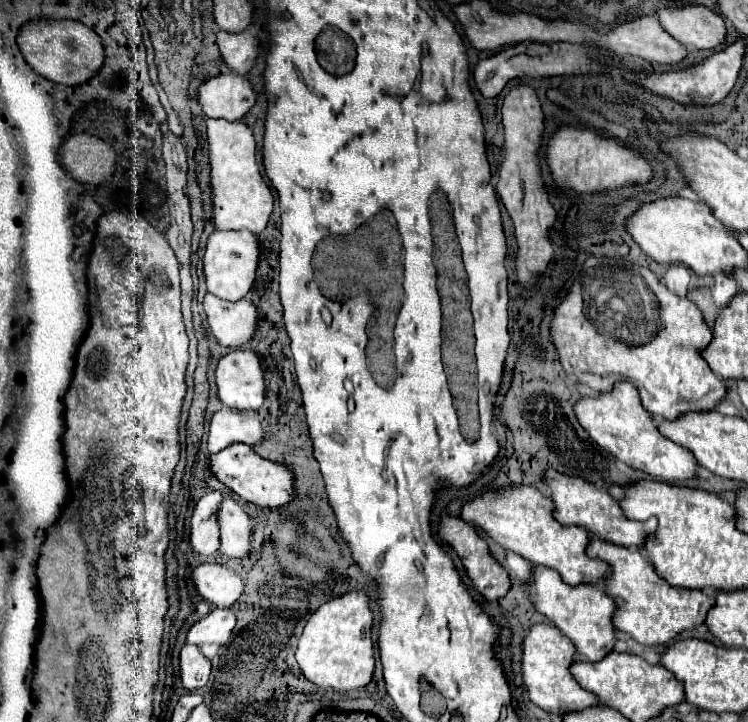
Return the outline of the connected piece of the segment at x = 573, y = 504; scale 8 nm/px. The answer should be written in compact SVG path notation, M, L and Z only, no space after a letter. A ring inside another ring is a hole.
M548 469L544 473L542 481L552 489L550 497L552 497L552 503L554 503L554 515L560 523L582 525L592 535L596 535L598 539L604 539L604 541L610 541L610 543L622 545L622 547L636 547L636 549L642 549L642 541L644 541L646 533L650 535L656 529L656 521L646 521L642 525L638 521L628 519L624 515L624 511L618 507L618 503L606 491L594 489L588 481L584 481L580 477L562 475L554 469Z

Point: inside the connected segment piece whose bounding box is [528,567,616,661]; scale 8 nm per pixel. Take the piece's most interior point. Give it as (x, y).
(583, 612)

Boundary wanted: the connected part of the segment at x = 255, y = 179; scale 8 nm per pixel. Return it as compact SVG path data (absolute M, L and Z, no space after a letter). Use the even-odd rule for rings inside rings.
M208 119L206 139L210 161L210 197L216 231L248 229L250 233L258 235L268 223L274 197L270 187L264 183L256 163L256 141L252 137L252 129L248 129L242 121L228 123L224 119Z

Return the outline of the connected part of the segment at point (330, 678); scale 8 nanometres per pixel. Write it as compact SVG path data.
M352 591L346 595L340 595L328 603L324 603L306 623L304 633L298 641L296 649L296 661L304 673L304 677L318 687L330 687L334 691L352 691L358 687L364 687L372 681L374 675L374 643L372 643L372 609L370 609L370 597L366 591Z

